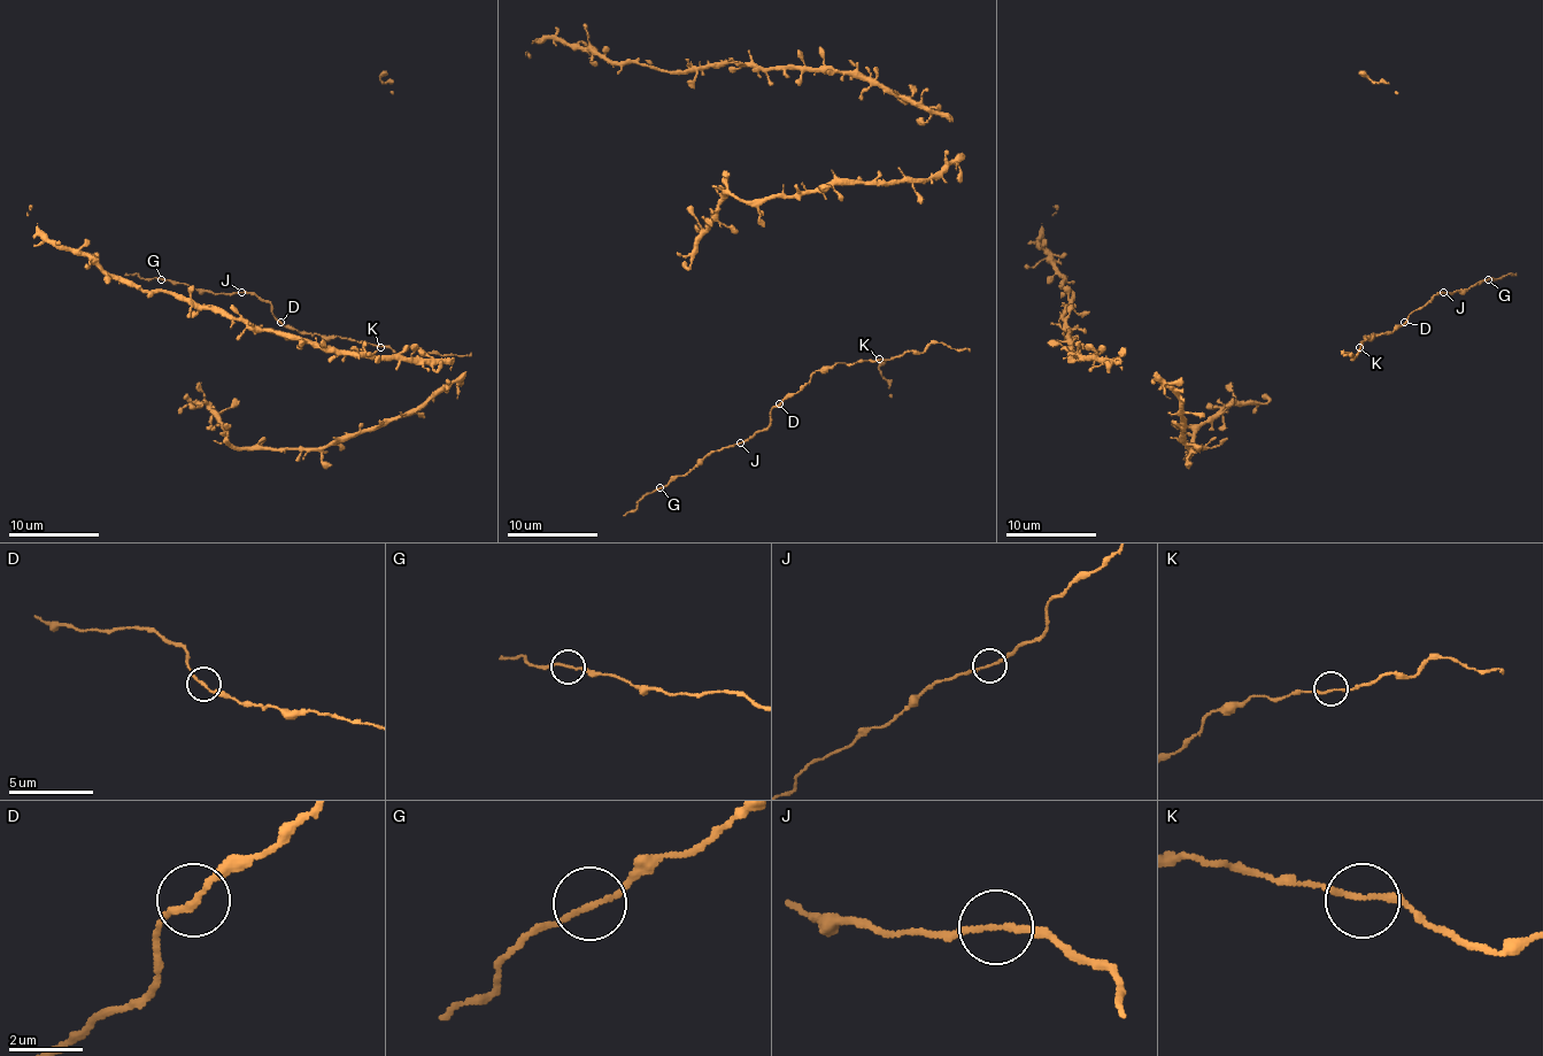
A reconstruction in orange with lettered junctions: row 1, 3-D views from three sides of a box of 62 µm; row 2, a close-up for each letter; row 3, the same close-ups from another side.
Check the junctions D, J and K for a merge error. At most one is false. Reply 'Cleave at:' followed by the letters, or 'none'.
Cleave at: none

